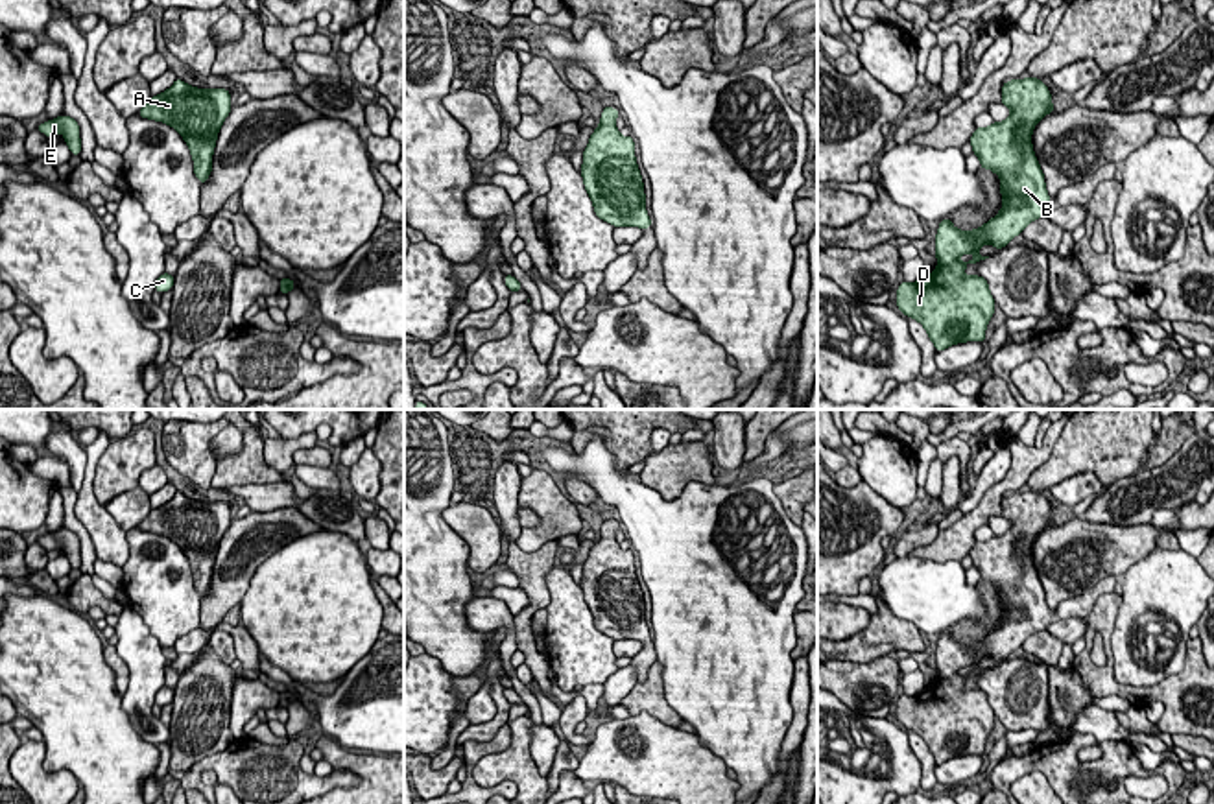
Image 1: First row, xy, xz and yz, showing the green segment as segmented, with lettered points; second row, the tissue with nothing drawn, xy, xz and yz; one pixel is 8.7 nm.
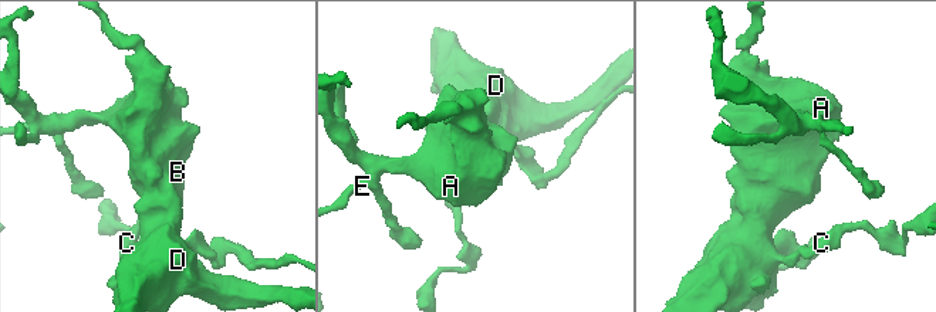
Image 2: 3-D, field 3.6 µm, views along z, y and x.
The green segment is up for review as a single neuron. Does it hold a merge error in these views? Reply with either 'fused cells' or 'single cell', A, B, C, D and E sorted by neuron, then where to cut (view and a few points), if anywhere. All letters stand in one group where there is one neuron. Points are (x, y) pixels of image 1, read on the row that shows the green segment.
single cell | A B C D E | no cut

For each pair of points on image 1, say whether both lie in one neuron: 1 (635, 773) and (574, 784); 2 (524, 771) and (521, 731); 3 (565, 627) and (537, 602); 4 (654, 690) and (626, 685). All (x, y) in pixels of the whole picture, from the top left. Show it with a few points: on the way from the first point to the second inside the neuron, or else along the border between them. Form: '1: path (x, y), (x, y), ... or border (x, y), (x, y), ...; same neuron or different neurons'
1: border (572, 771), (582, 780); different neurons
2: path (521, 762), (521, 740); same neuron
3: border (554, 565), (545, 576), (545, 607); different neurons
4: border (637, 681), (618, 703); different neurons

